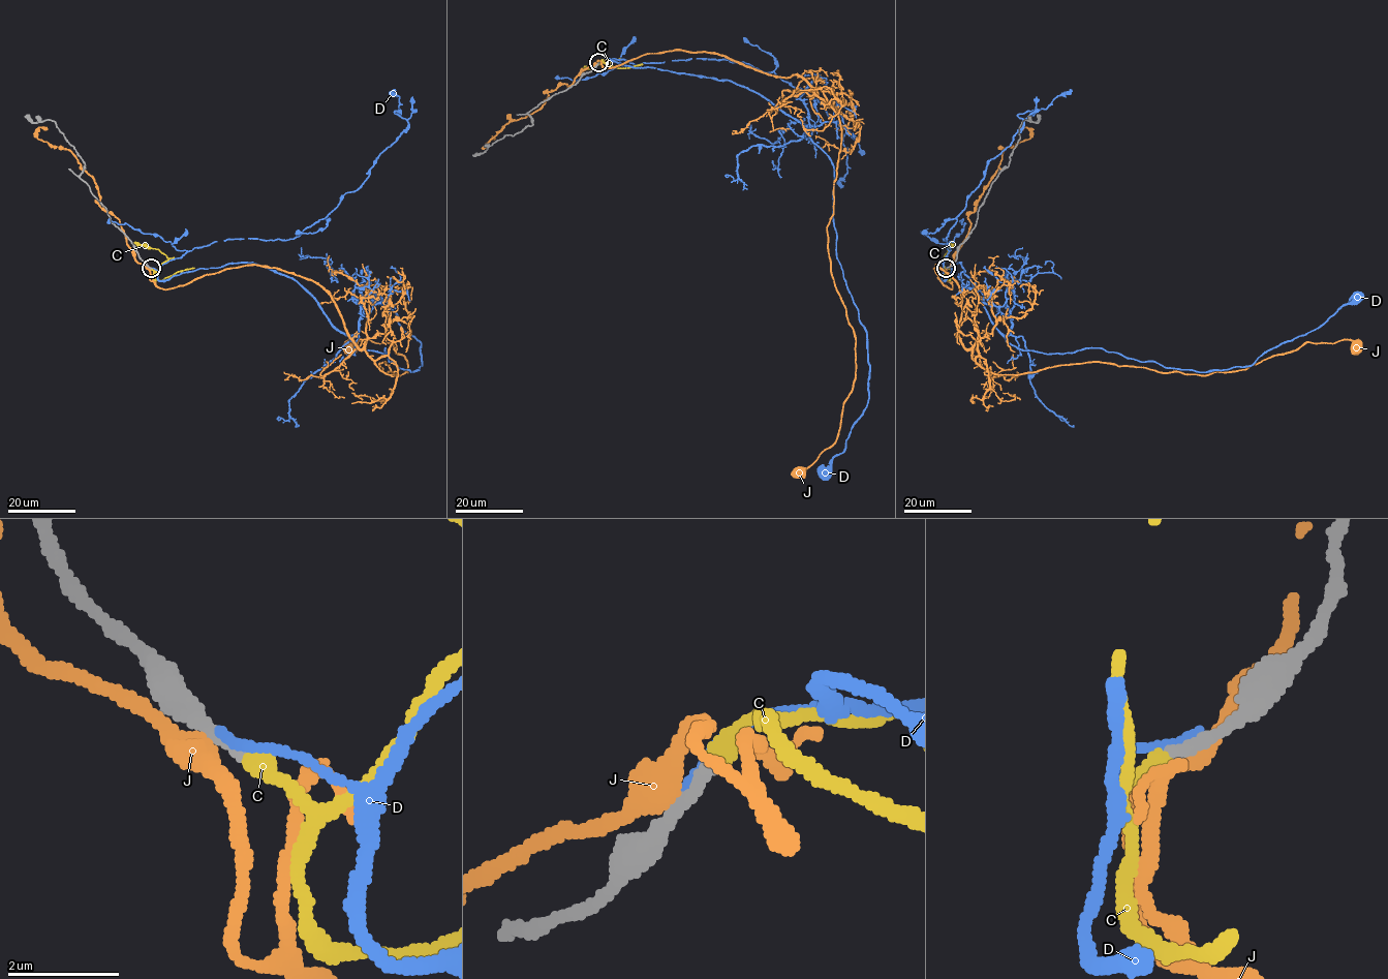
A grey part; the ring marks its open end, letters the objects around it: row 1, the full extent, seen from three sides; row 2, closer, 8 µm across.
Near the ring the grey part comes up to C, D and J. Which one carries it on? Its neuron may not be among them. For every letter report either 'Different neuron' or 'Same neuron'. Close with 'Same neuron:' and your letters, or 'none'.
C: Same neuron
D: Different neuron
J: Different neuron
Same neuron: C

